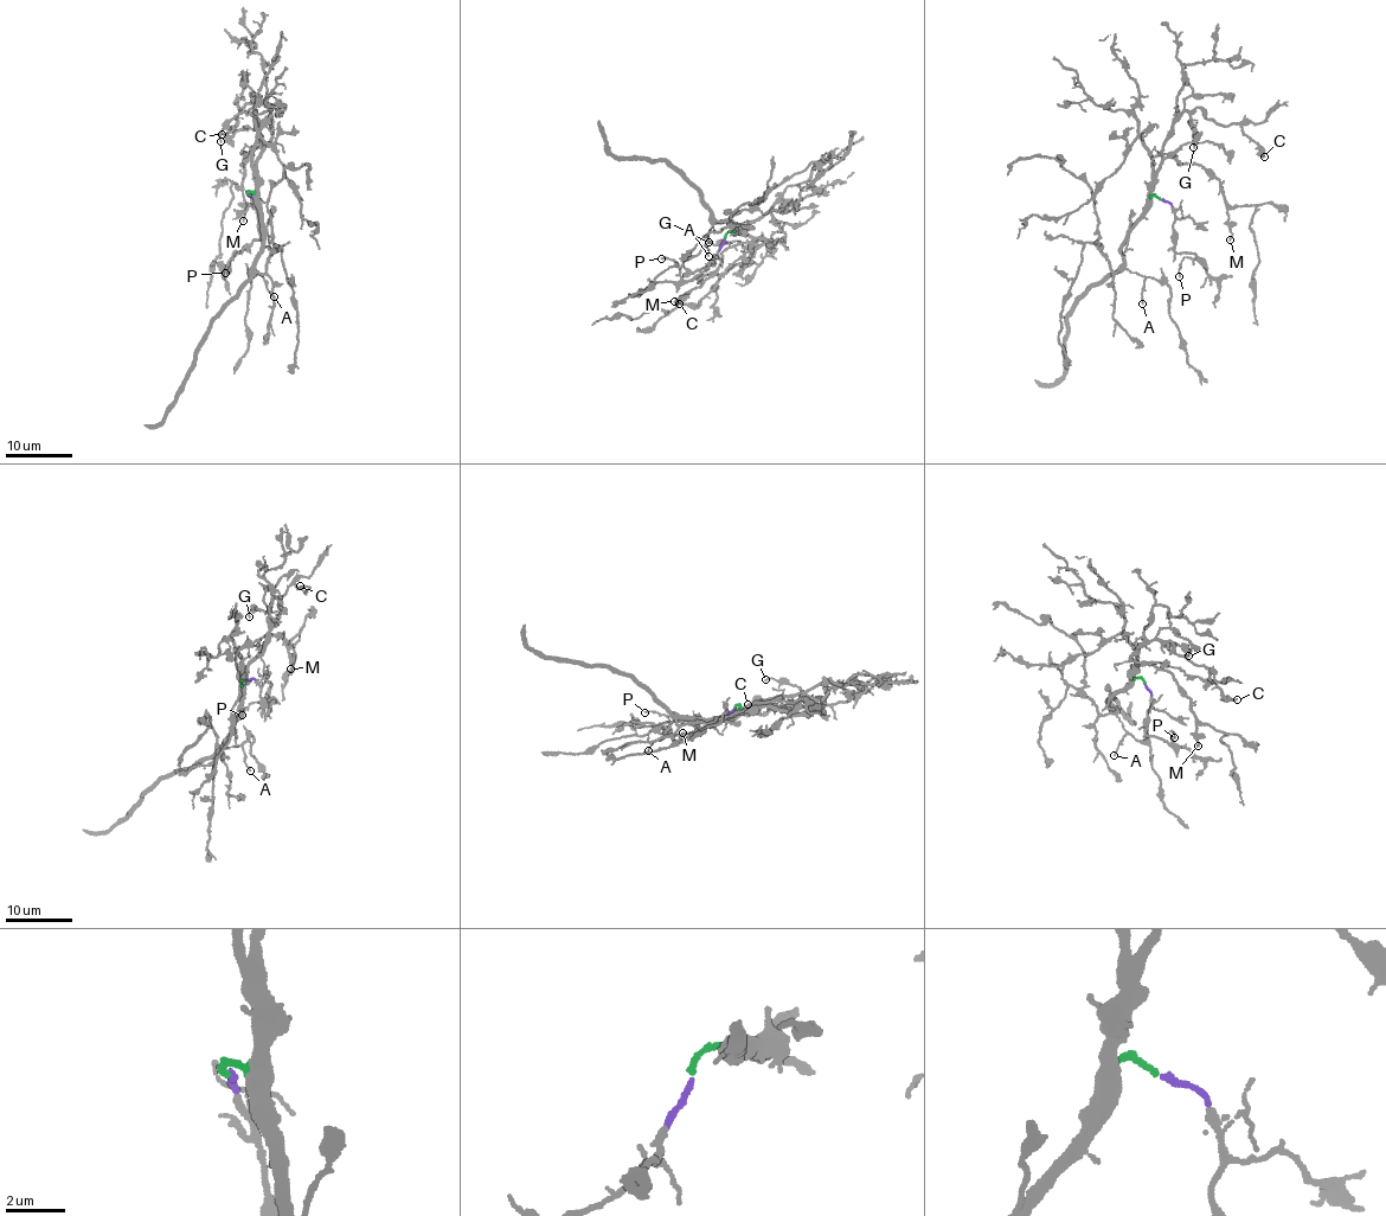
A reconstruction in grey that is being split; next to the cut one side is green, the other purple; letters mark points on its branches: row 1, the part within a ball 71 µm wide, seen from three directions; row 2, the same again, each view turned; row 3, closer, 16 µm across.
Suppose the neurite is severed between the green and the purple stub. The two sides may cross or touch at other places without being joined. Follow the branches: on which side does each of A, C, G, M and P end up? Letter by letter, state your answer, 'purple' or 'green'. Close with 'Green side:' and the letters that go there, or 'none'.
A: green
C: green
G: green
M: green
P: purple
Green side: A, C, G, M

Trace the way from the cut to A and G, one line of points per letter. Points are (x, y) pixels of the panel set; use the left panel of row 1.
A: (249, 193), (263, 231), (254, 268), (275, 298)
G: (249, 193), (254, 191), (257, 158), (271, 136), (269, 110), (258, 100), (220, 132), (222, 141)

